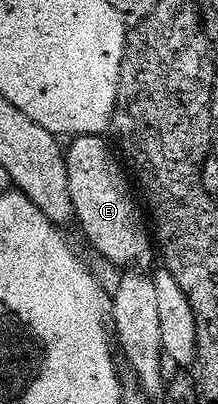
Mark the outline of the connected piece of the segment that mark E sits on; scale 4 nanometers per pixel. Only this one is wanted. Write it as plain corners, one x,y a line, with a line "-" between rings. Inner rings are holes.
79,136
70,143
73,144
70,148
68,145
69,185
72,190
74,211
94,248
104,254
111,263
141,266
137,264
147,263
152,258
153,252
155,256
147,212
139,199
134,181
132,184
128,174
125,173
126,165
118,149
114,145
113,149
107,141
105,136

